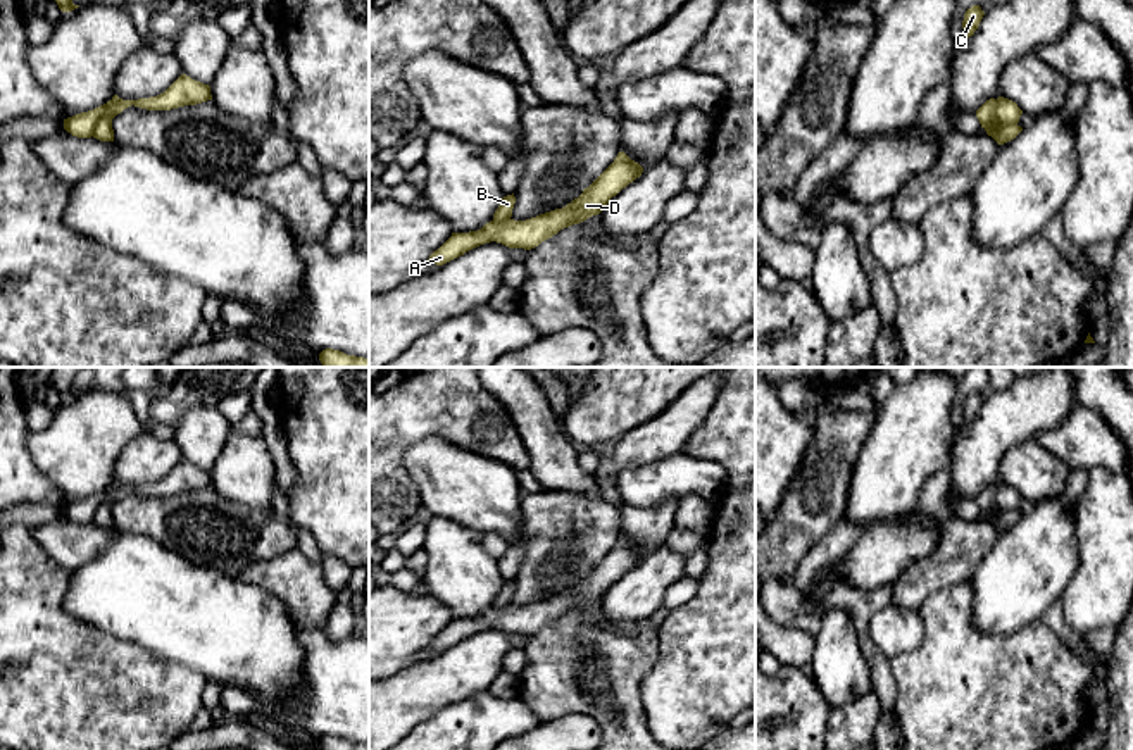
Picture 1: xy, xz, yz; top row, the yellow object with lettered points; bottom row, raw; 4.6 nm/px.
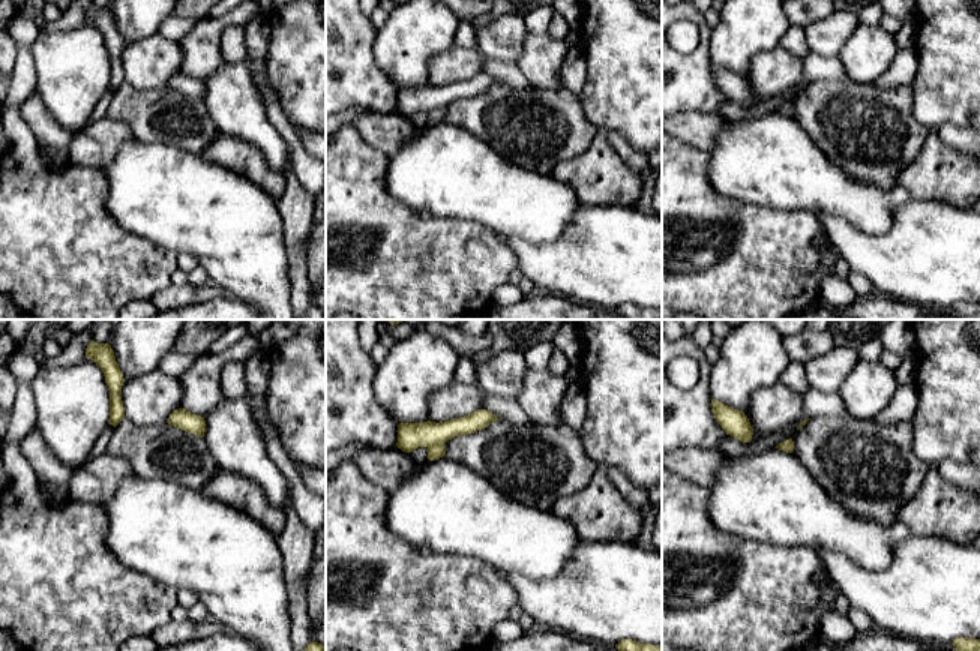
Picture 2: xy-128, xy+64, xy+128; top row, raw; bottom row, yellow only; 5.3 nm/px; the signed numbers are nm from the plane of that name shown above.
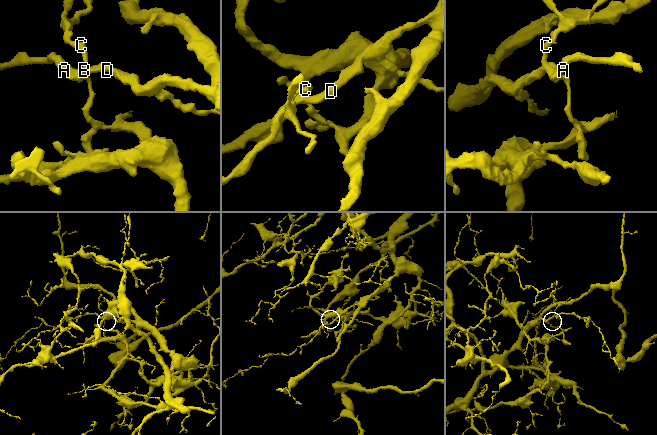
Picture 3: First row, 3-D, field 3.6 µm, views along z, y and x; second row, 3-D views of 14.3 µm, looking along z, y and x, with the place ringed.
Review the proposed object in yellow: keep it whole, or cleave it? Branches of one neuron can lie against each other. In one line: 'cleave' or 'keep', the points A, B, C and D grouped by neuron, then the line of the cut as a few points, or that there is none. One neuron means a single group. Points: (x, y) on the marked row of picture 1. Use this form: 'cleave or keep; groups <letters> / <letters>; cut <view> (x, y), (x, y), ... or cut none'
cleave; groups A D / B C; cut yz (994, 100), (995, 118), (1001, 123), (1016, 126)

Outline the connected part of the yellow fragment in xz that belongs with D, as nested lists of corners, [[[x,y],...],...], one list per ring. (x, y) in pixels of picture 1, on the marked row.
[[[619,152],[614,162],[583,193],[562,209],[555,209],[526,221],[490,221],[478,231],[452,233],[429,255],[429,262],[443,266],[466,252],[497,241],[509,248],[531,250],[560,229],[579,224],[604,210],[612,197],[640,178],[643,167]]]

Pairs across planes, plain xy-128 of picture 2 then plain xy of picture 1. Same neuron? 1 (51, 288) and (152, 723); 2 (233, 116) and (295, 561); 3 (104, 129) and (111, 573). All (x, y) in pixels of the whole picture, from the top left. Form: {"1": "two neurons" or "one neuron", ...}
{"1": "one neuron", "2": "two neurons", "3": "two neurons"}

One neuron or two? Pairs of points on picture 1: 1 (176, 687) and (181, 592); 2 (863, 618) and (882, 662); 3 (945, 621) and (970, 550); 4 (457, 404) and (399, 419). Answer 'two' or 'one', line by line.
1: two
2: one
3: two
4: one

